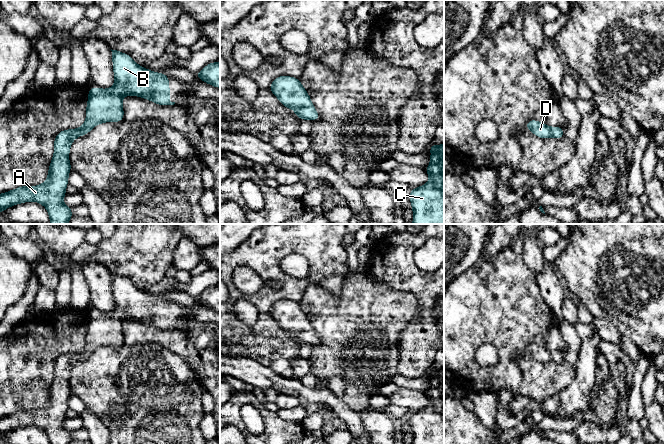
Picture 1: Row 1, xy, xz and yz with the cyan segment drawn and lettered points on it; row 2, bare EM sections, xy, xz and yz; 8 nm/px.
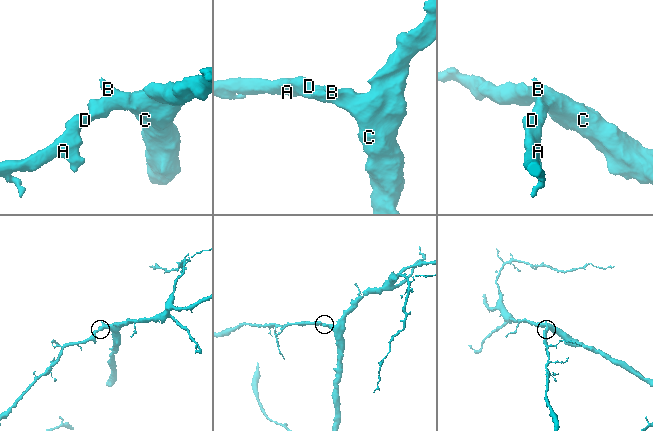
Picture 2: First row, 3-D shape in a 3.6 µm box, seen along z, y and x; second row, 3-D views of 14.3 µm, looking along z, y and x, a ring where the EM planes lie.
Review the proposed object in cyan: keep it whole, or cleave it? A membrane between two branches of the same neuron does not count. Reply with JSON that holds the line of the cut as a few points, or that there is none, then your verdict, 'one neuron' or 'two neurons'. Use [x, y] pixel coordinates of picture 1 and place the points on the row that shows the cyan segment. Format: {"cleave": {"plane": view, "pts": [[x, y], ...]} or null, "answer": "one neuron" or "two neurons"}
{"cleave": null, "answer": "one neuron"}

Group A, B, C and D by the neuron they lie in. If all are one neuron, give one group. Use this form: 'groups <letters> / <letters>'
groups A B C D

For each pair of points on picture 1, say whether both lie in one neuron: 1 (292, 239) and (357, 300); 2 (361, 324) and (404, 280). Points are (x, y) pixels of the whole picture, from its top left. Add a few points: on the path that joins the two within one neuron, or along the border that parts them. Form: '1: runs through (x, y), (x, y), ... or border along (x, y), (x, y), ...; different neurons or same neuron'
1: border along (348, 269), (338, 295), (332, 295), (319, 285); different neurons
2: border along (374, 279), (396, 290), (410, 291), (417, 299); different neurons

